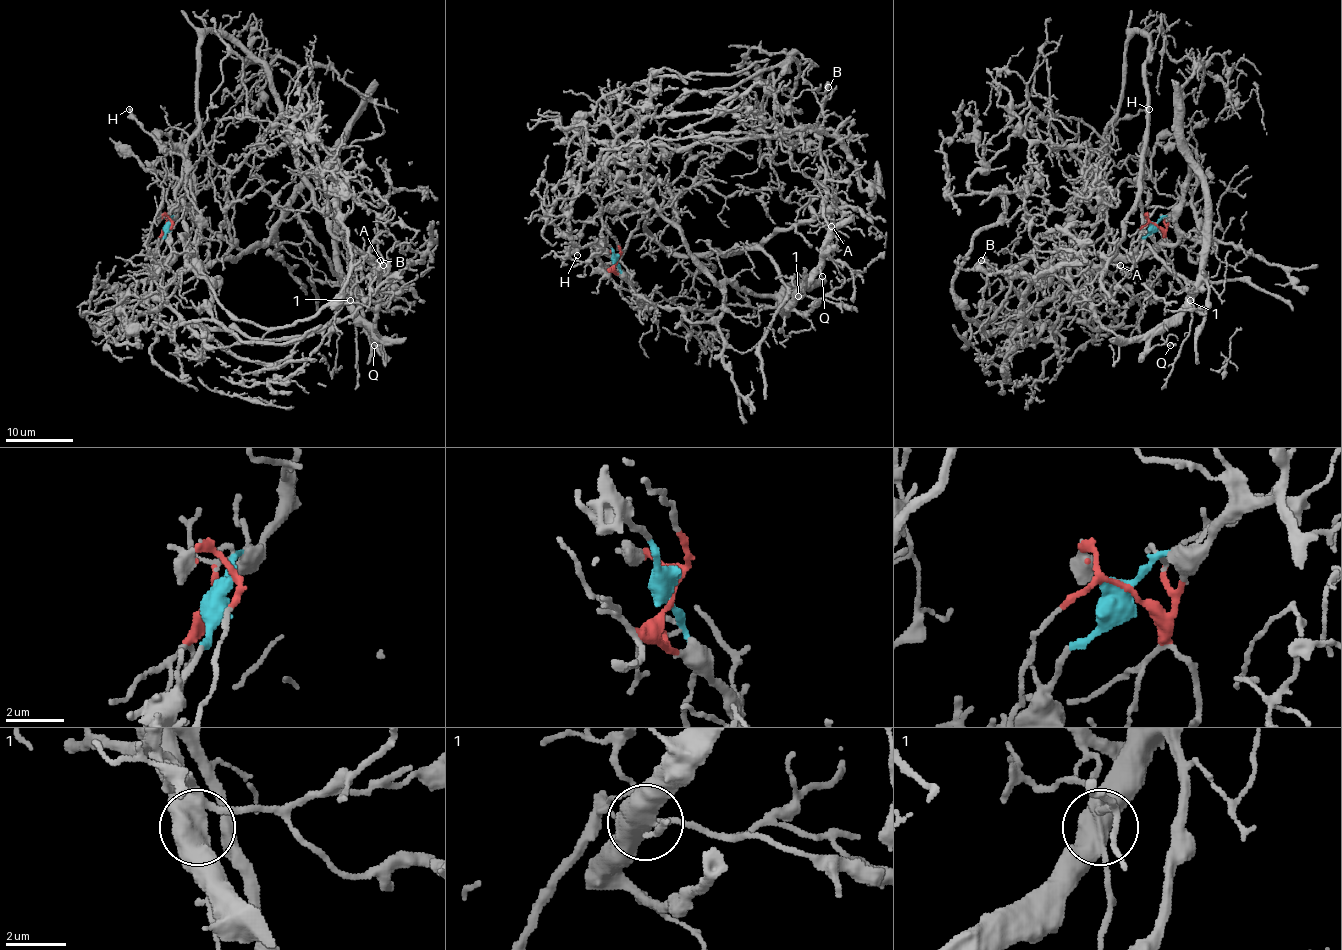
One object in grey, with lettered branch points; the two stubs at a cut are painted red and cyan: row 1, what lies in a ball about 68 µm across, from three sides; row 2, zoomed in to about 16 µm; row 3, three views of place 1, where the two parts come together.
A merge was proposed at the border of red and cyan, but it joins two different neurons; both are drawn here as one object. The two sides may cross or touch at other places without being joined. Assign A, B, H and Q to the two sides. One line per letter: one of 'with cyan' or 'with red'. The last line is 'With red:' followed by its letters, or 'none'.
A: with red
B: with red
H: with cyan
Q: with red
With red: A, B, Q

